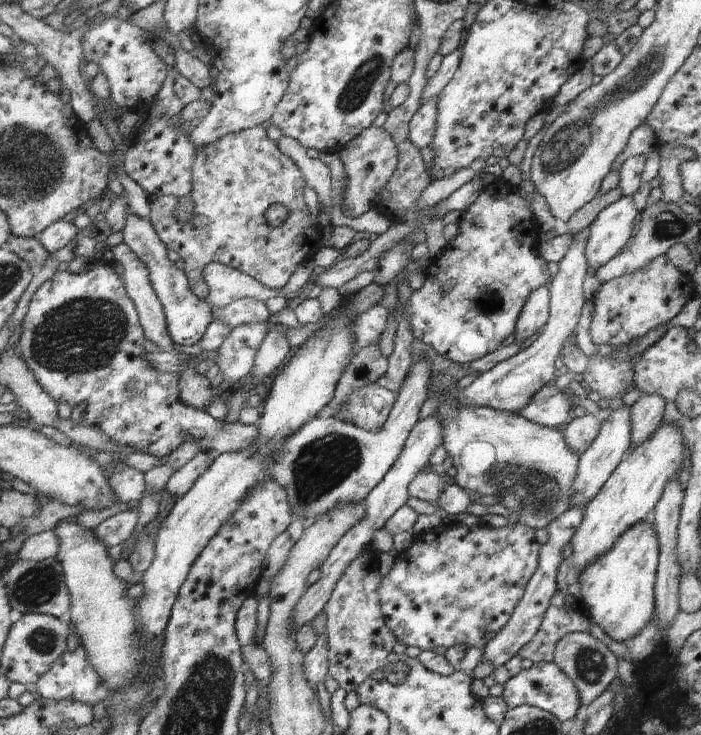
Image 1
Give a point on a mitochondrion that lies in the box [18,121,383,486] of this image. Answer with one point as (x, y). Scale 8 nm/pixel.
(83, 334)

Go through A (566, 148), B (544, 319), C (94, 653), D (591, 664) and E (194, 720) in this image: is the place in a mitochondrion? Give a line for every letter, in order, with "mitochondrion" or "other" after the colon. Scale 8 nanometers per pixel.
A: mitochondrion
B: other
C: other
D: mitochondrion
E: mitochondrion

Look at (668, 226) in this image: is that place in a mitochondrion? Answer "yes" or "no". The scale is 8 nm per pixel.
yes

